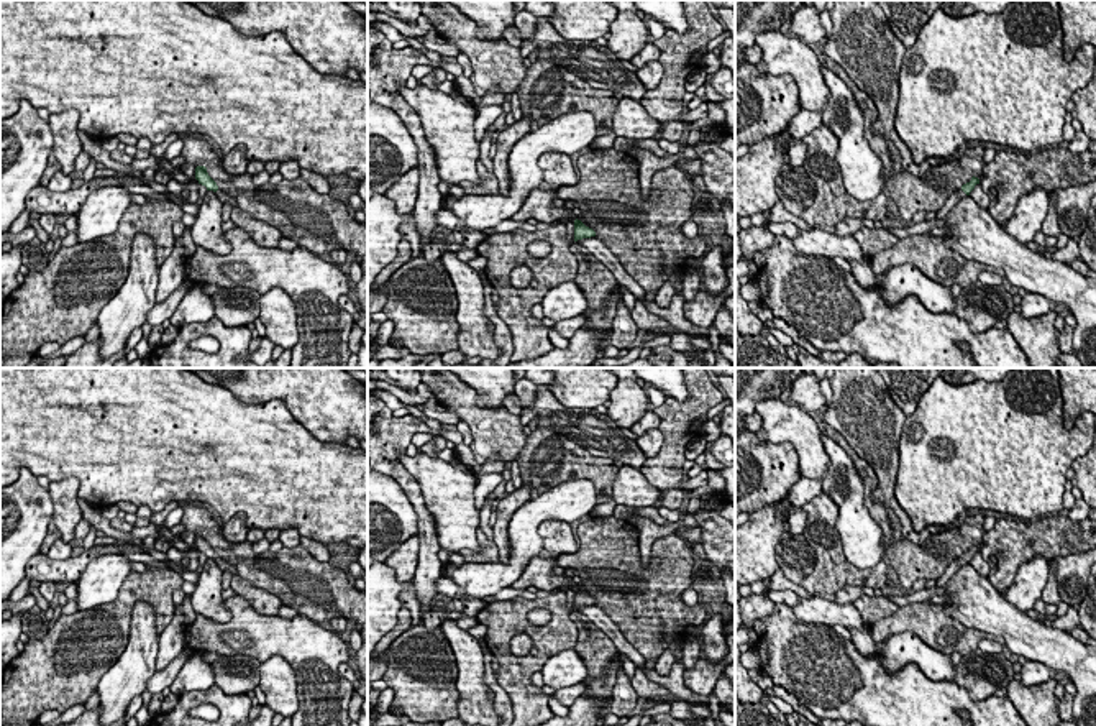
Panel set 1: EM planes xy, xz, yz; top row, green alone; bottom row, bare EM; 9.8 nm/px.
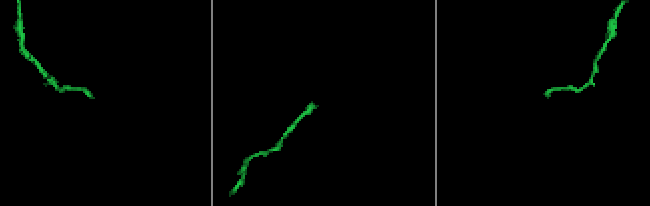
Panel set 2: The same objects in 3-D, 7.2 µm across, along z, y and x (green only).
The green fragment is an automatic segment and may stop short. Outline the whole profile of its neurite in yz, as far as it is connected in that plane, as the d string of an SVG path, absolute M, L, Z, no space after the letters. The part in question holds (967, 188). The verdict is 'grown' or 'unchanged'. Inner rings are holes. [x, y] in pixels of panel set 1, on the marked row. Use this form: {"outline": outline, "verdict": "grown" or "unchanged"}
{"outline": "M973 176L970 182L963 184L960 191L955 191L947 199L943 207L940 210L937 210L935 218L942 220L958 204L960 199L963 199L965 195L970 195L970 192L975 189L976 184L980 184L980 179Z", "verdict": "grown"}

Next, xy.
{"outline": "M205 166L195 168L195 179L199 181L199 184L205 186L207 191L213 191L221 204L230 204L231 207L236 207L236 200L230 194L218 189L217 182L208 176Z", "verdict": "grown"}

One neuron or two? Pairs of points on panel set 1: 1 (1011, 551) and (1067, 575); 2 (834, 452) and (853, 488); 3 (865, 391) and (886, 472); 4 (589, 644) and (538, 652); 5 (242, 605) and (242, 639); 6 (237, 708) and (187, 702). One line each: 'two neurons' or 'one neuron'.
1: two neurons
2: one neuron
3: one neuron
4: two neurons
5: one neuron
6: one neuron

